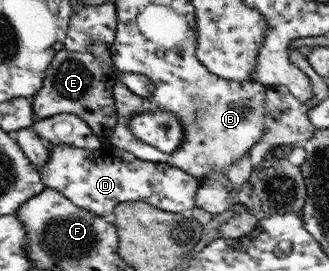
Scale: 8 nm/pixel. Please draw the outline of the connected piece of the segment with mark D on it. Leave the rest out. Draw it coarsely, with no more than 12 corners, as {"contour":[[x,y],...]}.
{"contour":[[47,143],[45,187],[112,218],[196,206],[200,181],[113,146]]}

